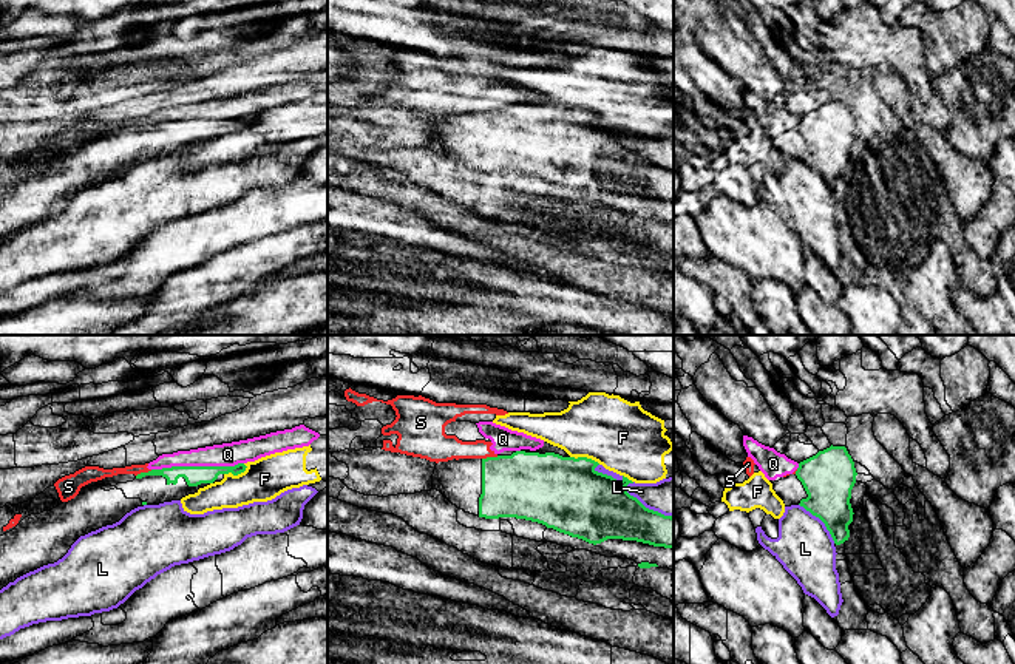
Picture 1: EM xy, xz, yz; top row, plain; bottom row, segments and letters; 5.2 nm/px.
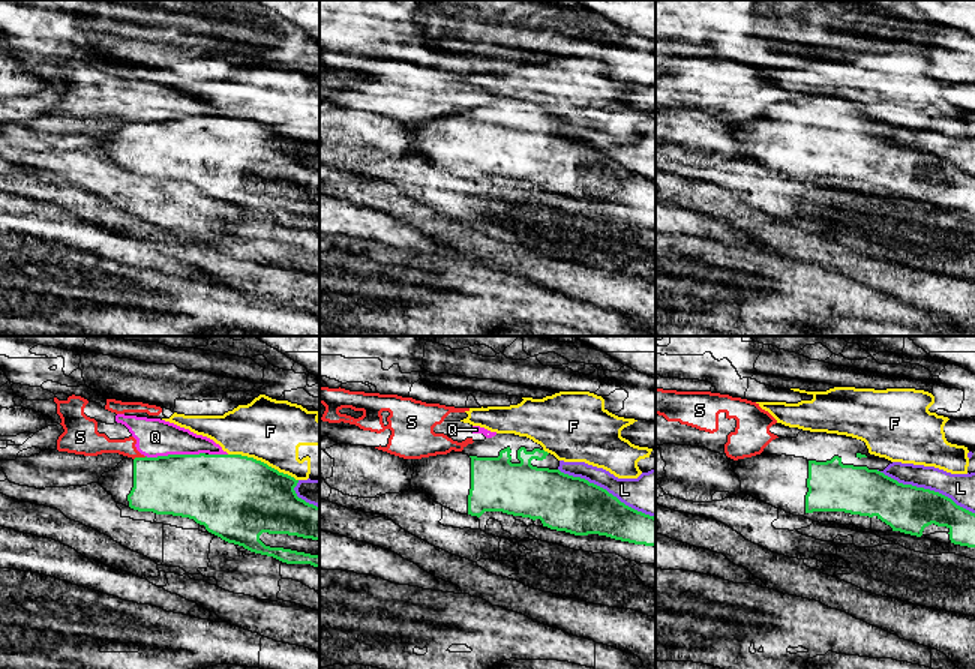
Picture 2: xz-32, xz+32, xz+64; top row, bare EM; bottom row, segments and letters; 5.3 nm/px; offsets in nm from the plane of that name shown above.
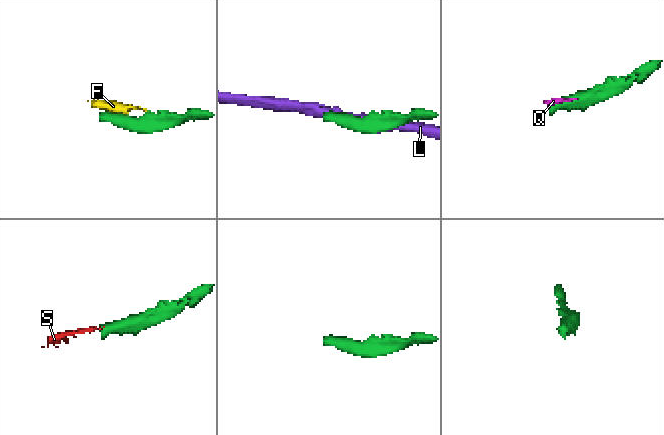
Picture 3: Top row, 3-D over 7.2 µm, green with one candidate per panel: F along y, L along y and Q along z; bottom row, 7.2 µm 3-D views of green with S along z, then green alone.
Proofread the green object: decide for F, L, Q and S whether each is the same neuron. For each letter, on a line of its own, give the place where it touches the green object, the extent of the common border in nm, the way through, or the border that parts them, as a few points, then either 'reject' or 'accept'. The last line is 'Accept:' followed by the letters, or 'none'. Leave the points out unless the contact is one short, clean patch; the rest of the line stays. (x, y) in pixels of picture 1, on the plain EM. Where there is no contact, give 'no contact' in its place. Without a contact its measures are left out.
F: contact xz (586, 111); length 170 nm; reject
L: contact xz (648, 162); length 300 nm; reject
Q: contact xy (196, 121); length 480 nm; reject
S: contact xy (144, 127); length 90 nm; border xy (152, 124), (141, 125), (136, 130); reject
Accept: none

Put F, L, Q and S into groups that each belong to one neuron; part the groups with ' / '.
F / L / Q S

